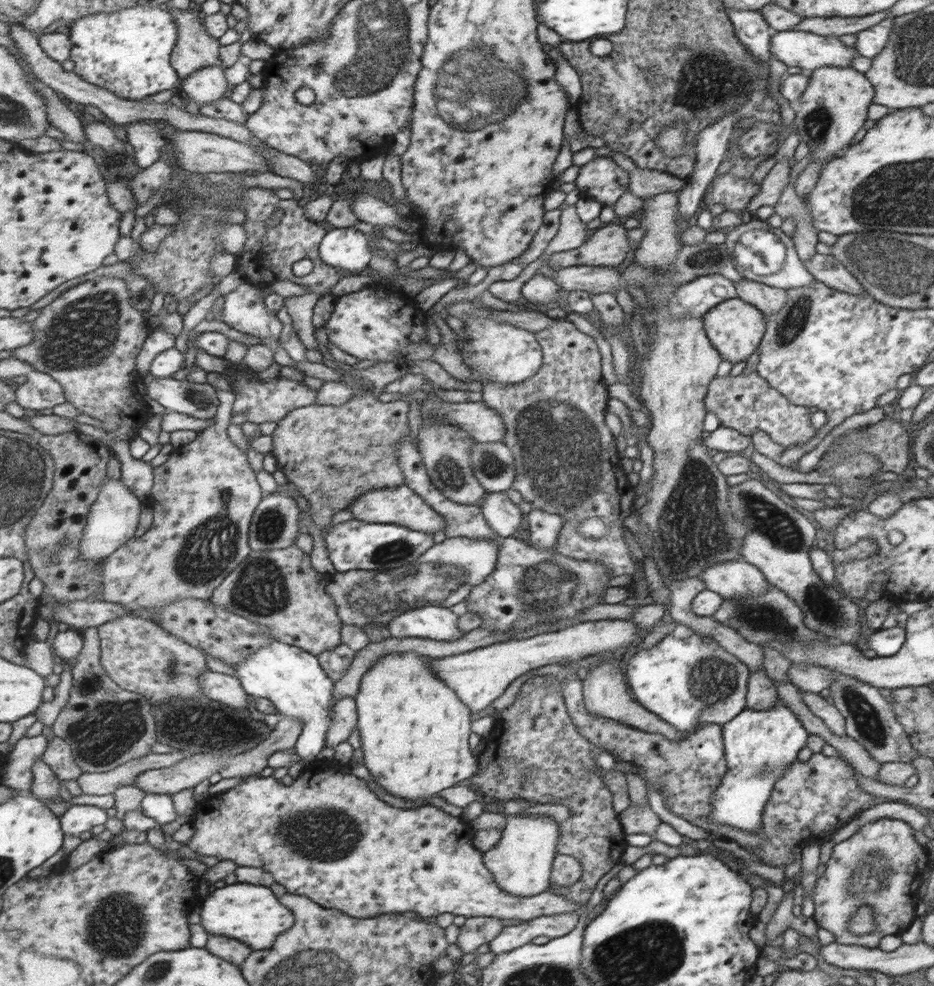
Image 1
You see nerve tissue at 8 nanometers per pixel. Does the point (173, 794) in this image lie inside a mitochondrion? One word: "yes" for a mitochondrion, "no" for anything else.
no

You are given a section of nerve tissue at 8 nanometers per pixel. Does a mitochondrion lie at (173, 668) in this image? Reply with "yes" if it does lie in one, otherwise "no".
yes

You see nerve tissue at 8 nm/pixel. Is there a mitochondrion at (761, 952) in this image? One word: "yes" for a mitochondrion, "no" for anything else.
no

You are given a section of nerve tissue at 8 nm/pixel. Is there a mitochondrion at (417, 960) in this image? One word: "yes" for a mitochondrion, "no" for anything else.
no

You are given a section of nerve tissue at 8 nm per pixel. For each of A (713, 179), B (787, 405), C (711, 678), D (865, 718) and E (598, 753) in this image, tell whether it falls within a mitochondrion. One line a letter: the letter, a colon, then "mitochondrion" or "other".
A: other
B: other
C: mitochondrion
D: mitochondrion
E: other

